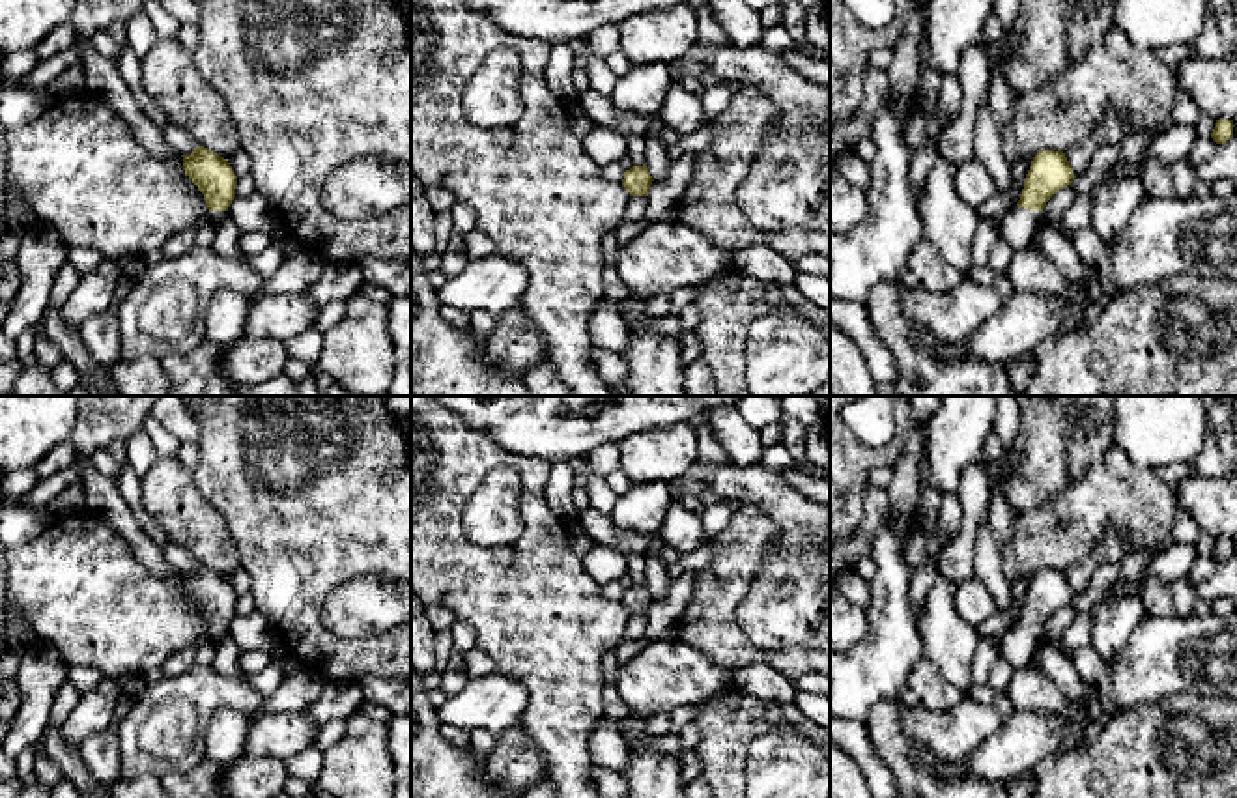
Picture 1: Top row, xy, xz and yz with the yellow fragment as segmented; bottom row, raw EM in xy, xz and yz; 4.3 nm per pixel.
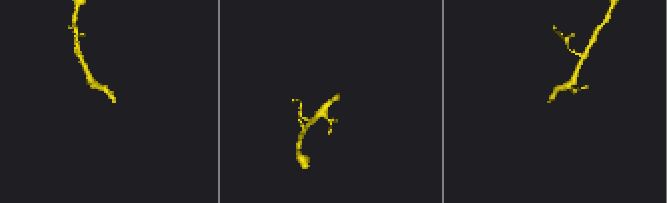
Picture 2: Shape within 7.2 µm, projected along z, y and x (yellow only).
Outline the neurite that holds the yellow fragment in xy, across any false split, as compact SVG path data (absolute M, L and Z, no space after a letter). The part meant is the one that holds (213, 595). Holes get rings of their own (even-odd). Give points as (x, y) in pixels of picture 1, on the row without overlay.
M198 564L191 574L181 576L185 592L204 613L209 639L217 645L226 635L232 619L235 617L237 594L228 577L219 576L204 564Z

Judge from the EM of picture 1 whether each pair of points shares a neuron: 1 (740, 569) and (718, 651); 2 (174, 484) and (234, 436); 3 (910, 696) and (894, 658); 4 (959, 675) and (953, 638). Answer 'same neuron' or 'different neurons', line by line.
1: same neuron
2: different neurons
3: different neurons
4: same neuron

